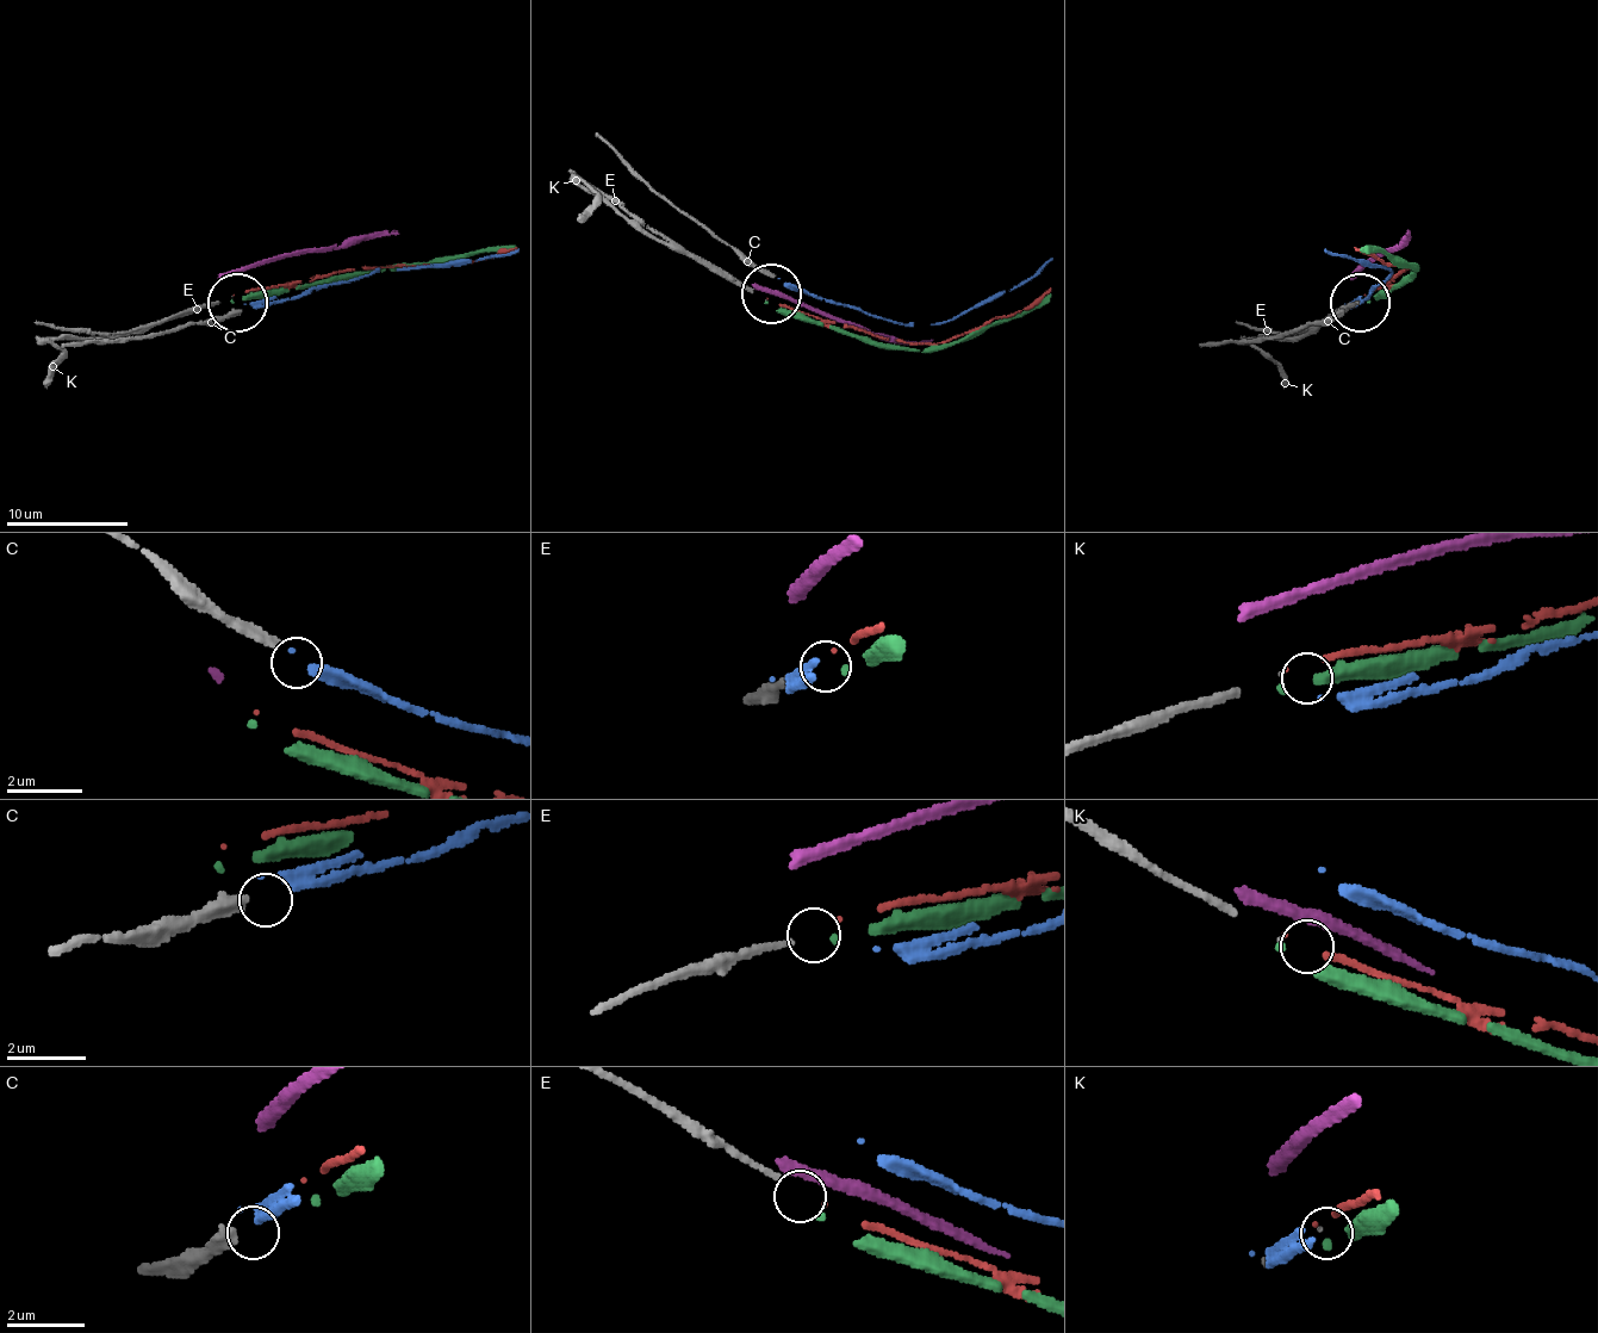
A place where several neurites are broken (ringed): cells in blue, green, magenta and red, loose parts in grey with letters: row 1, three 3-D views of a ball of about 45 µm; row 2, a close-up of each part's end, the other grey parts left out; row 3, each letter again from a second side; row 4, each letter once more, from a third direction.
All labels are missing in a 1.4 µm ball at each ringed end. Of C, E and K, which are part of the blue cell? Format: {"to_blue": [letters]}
{"to_blue": ["C"]}

